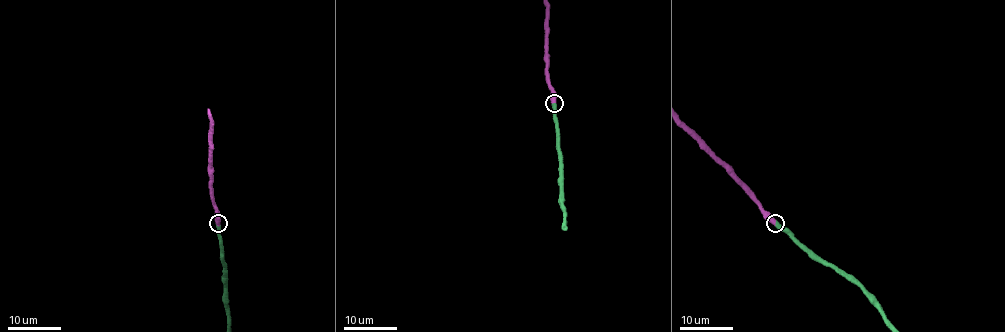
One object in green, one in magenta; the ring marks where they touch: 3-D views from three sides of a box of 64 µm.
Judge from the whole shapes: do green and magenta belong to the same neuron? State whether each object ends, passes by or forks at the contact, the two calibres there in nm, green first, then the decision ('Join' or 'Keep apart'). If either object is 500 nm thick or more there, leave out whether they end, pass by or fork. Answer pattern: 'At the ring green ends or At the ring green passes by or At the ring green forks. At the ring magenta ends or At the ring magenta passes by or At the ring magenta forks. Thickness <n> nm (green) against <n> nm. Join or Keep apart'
Thickness 600 nm (green) against 600 nm. Join

